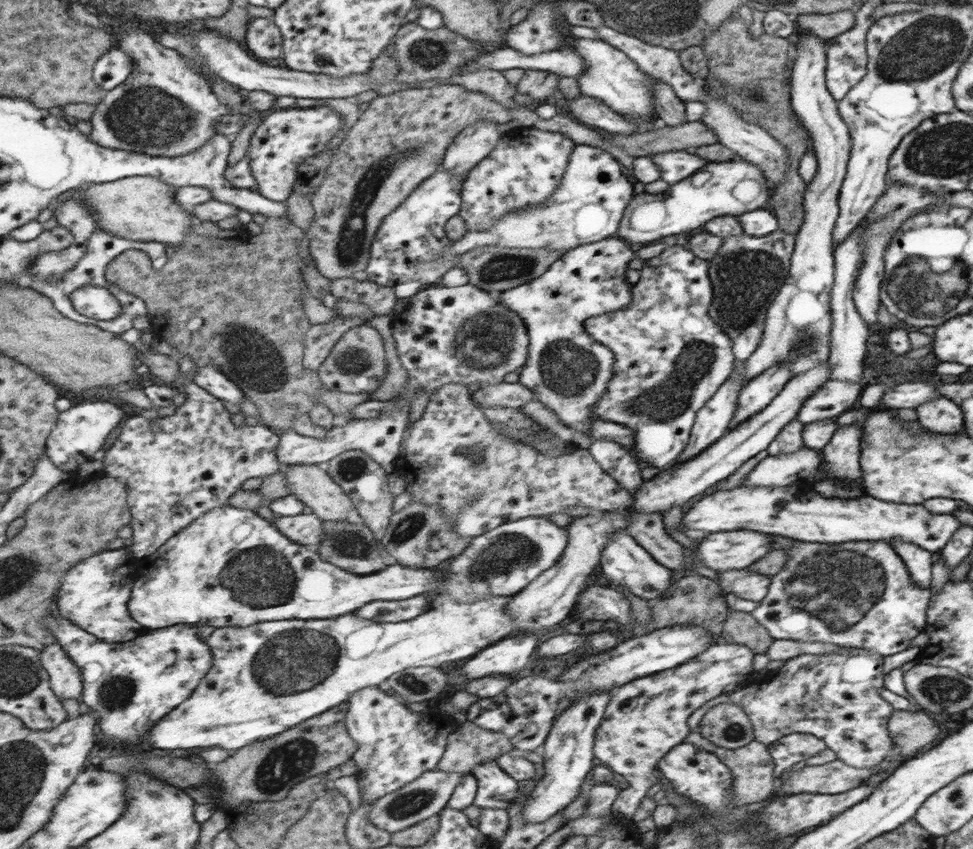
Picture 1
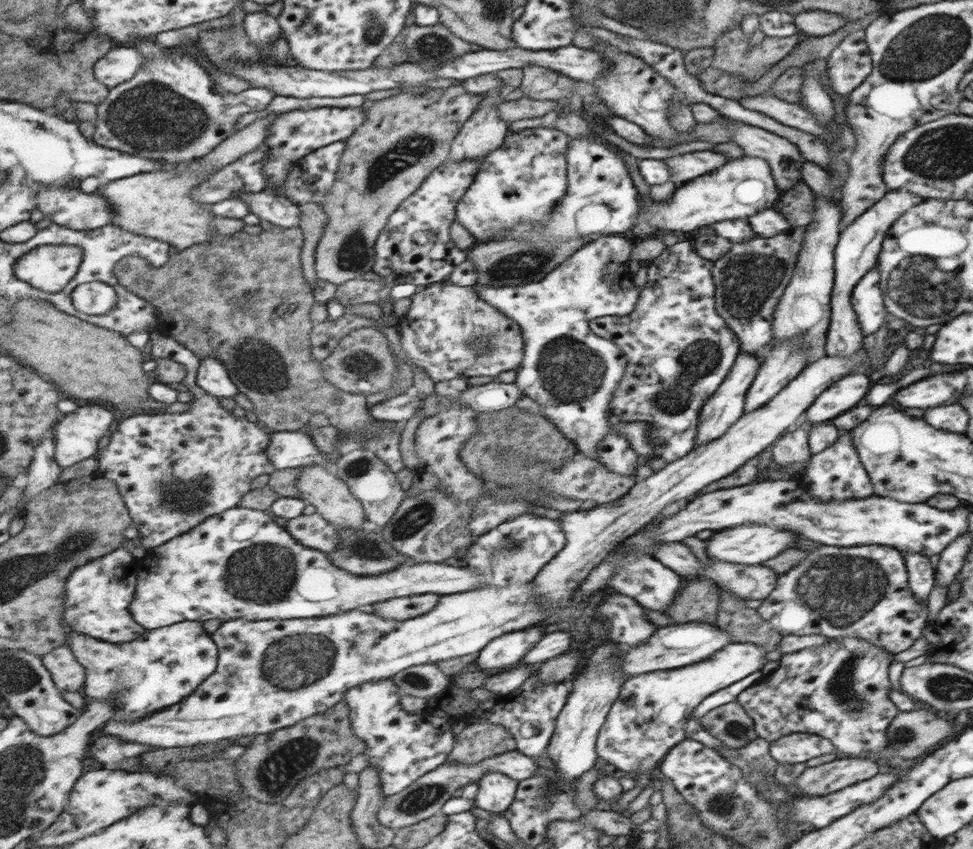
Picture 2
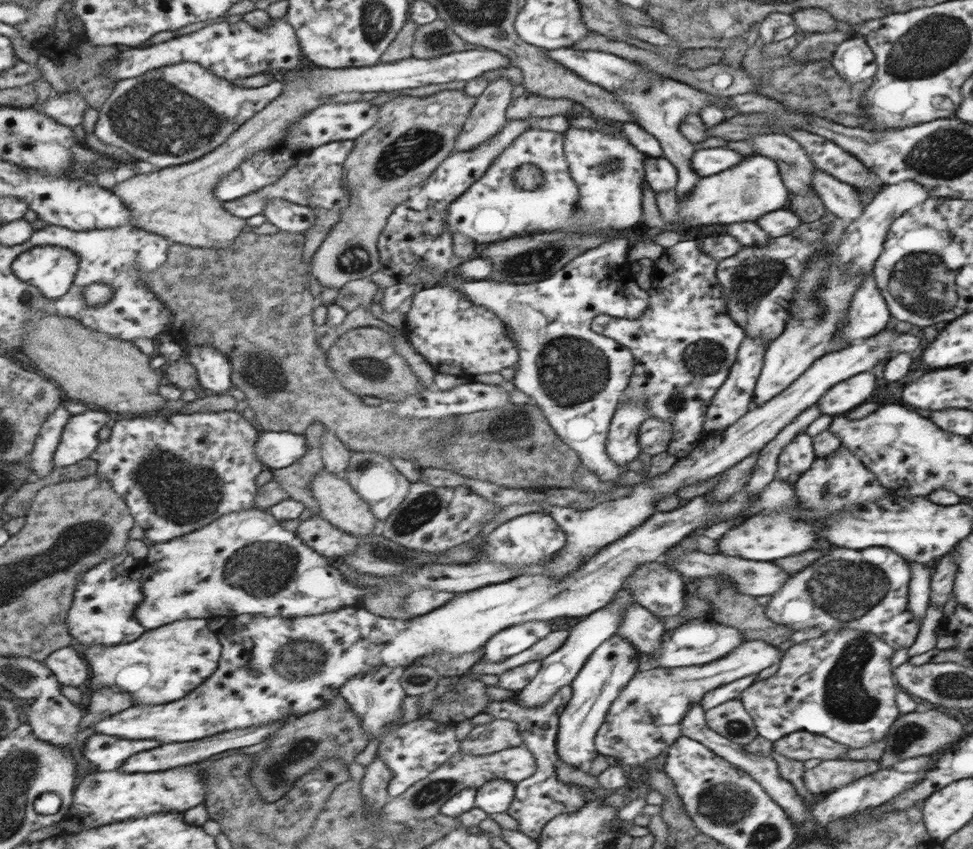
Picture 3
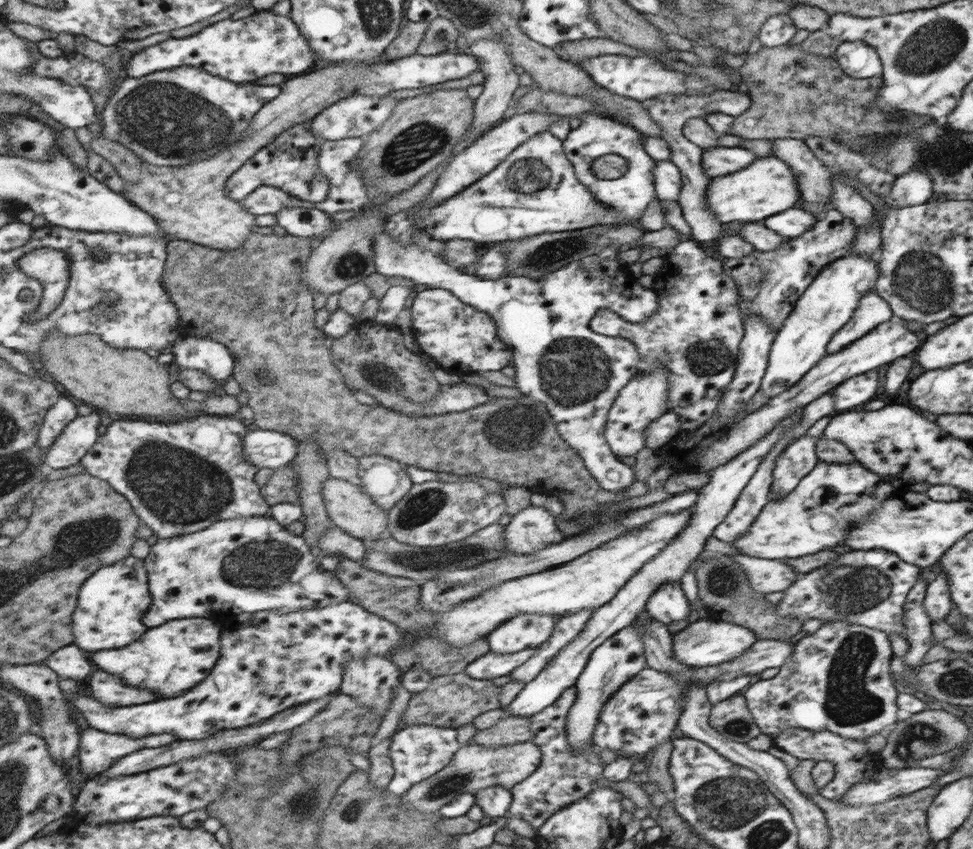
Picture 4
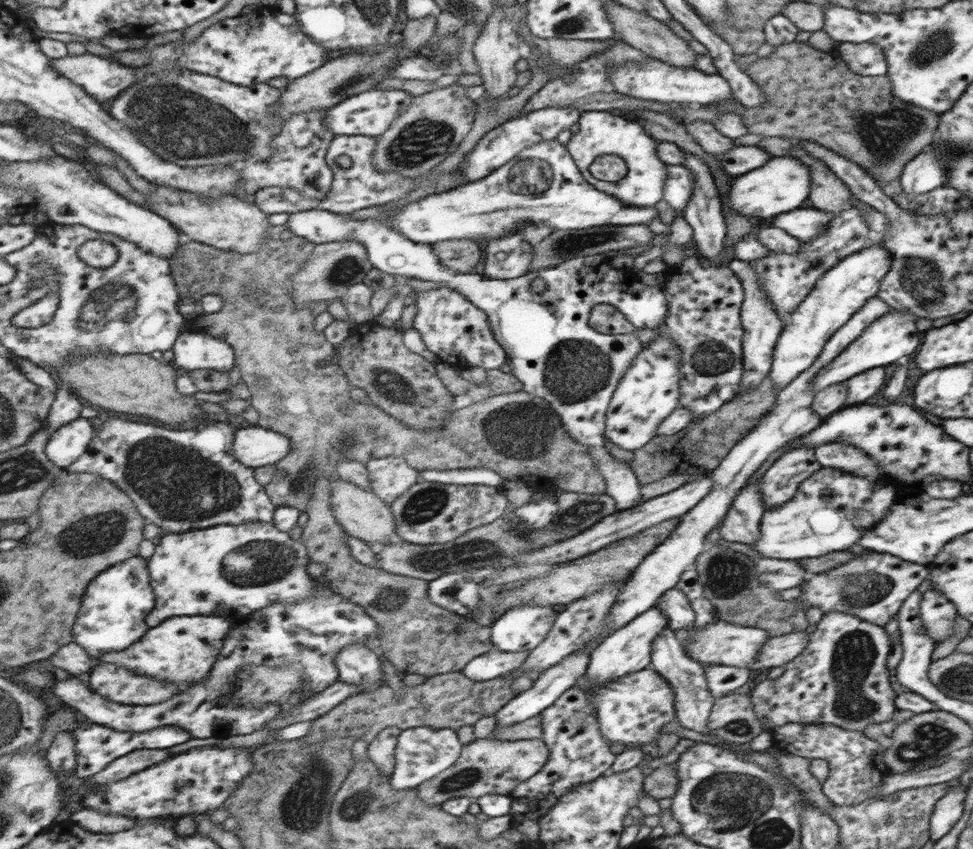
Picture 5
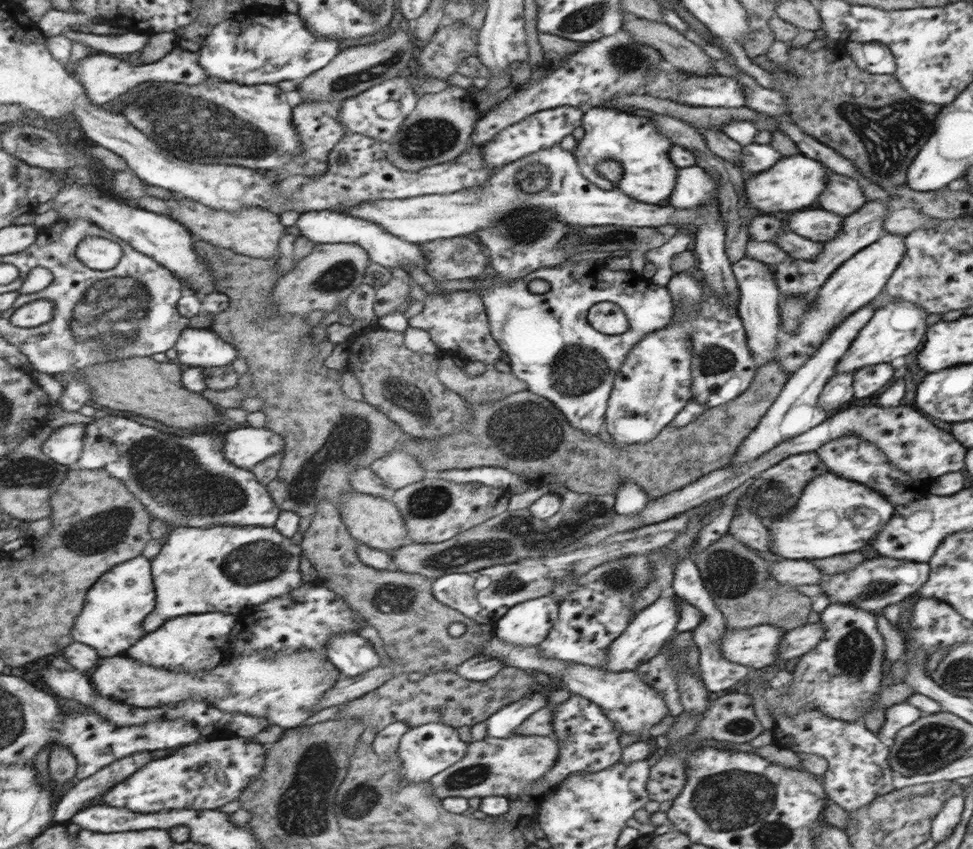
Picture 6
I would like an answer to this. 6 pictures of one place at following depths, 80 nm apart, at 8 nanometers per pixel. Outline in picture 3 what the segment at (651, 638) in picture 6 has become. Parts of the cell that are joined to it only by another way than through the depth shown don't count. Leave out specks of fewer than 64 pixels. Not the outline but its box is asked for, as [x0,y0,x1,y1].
[554,636,639,769]

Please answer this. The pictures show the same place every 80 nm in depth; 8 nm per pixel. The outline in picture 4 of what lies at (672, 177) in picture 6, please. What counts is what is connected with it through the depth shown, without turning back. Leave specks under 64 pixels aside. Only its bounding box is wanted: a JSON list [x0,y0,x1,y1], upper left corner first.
[562,112,657,220]

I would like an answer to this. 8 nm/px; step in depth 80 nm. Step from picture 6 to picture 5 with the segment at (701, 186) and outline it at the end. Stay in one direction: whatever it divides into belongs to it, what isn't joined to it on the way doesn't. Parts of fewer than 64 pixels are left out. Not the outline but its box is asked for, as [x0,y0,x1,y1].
[663,166,692,212]

